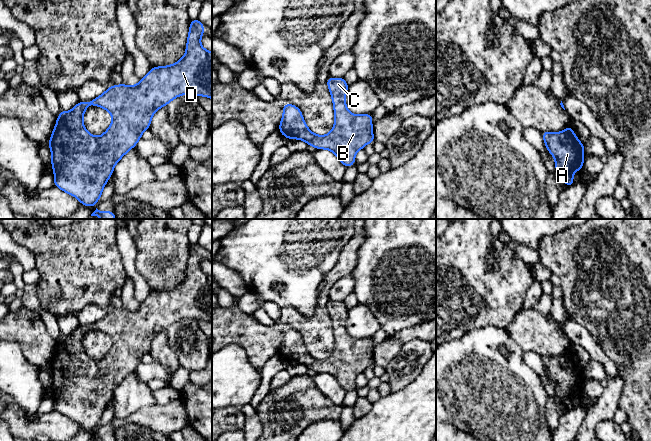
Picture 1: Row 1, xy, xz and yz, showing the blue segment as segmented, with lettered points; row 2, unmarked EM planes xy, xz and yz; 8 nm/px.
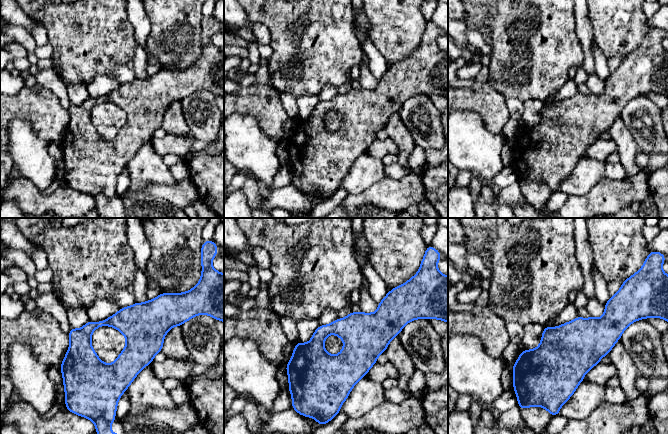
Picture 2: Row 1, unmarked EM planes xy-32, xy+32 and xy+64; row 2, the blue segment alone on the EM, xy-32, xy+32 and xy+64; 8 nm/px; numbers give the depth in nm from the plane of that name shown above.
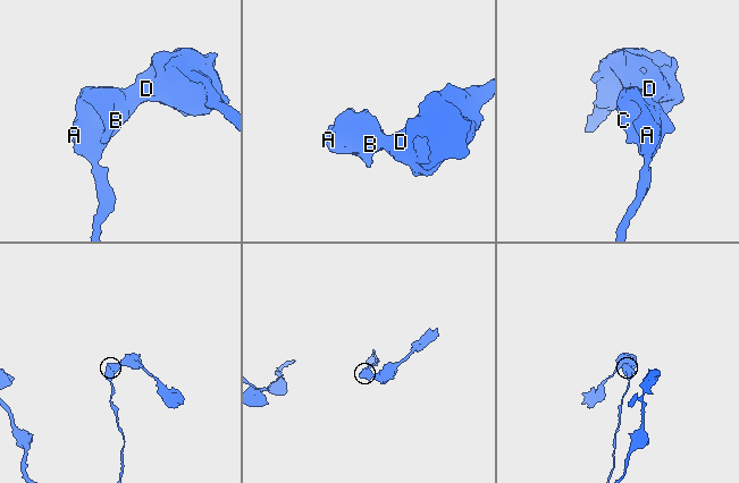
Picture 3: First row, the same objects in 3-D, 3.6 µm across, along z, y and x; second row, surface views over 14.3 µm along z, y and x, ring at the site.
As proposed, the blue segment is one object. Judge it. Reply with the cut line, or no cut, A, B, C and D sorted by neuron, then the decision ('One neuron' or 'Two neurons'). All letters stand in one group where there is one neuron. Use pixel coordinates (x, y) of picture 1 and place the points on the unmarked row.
No split. Groups: A B C D. One neuron

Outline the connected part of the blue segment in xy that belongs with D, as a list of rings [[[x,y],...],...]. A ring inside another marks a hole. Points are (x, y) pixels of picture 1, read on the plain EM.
[[[198,243],[191,244],[186,277],[178,286],[170,290],[152,291],[133,311],[113,309],[89,326],[78,326],[70,336],[61,334],[47,367],[52,379],[50,389],[54,394],[54,410],[76,421],[81,428],[93,430],[100,424],[115,389],[136,370],[142,357],[149,353],[151,342],[159,332],[184,318],[212,323],[212,276],[200,268],[203,259],[204,248]],[[90,329],[102,331],[112,339],[110,351],[99,361],[89,358],[83,348],[83,338]]]

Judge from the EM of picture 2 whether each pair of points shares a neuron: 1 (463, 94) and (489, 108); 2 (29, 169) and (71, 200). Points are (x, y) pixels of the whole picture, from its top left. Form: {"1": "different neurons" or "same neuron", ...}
{"1": "same neuron", "2": "different neurons"}

